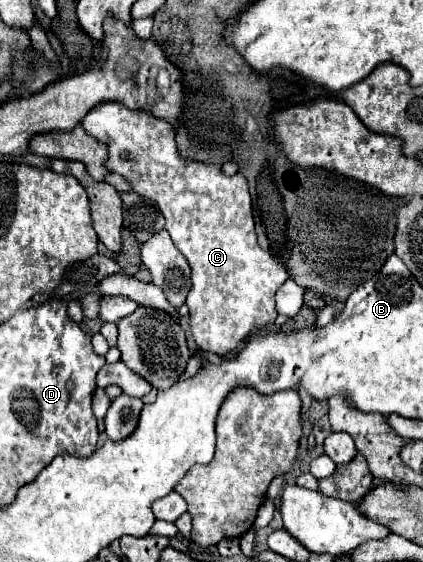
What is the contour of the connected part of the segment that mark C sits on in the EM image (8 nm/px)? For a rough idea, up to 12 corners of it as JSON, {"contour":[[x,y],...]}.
{"contour":[[102,102],[82,128],[154,200],[192,268],[198,348],[278,316],[246,178],[182,158],[174,126]]}

